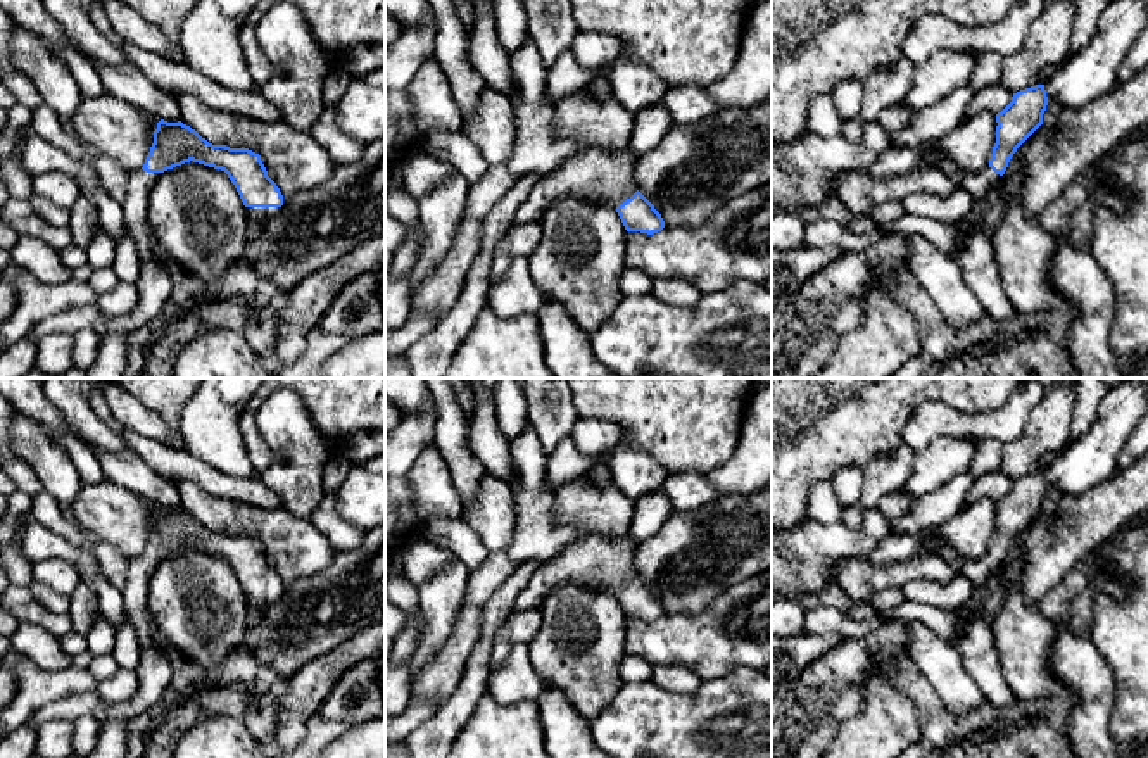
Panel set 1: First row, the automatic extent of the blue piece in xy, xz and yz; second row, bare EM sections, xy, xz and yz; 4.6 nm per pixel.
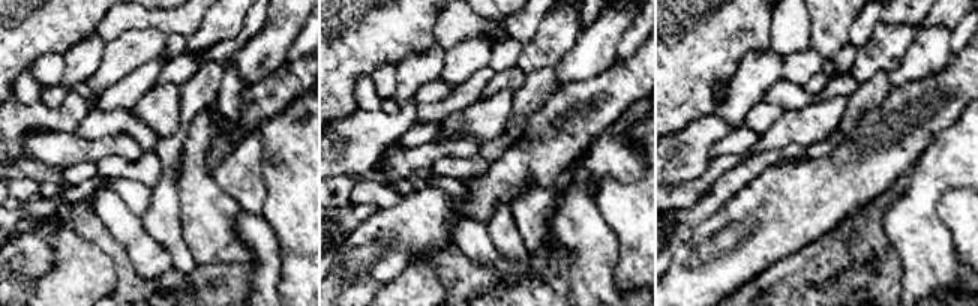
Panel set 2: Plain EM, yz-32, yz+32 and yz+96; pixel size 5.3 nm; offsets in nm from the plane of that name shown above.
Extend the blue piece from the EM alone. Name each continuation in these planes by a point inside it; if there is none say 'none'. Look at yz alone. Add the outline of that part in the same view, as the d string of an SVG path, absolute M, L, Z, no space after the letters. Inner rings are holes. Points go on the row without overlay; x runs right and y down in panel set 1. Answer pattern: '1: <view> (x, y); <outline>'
1: yz (979, 570); M989 553L970 558L965 561L963 568L956 573L968 578L975 587L986 585L996 573L1000 573L1003 568L1003 563L994 559Z

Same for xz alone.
1: xz (594, 562); M587 534L575 539L540 565L516 597L514 610L539 610L563 584L618 594L639 577L634 565L637 547L639 542L630 534L615 539Z

